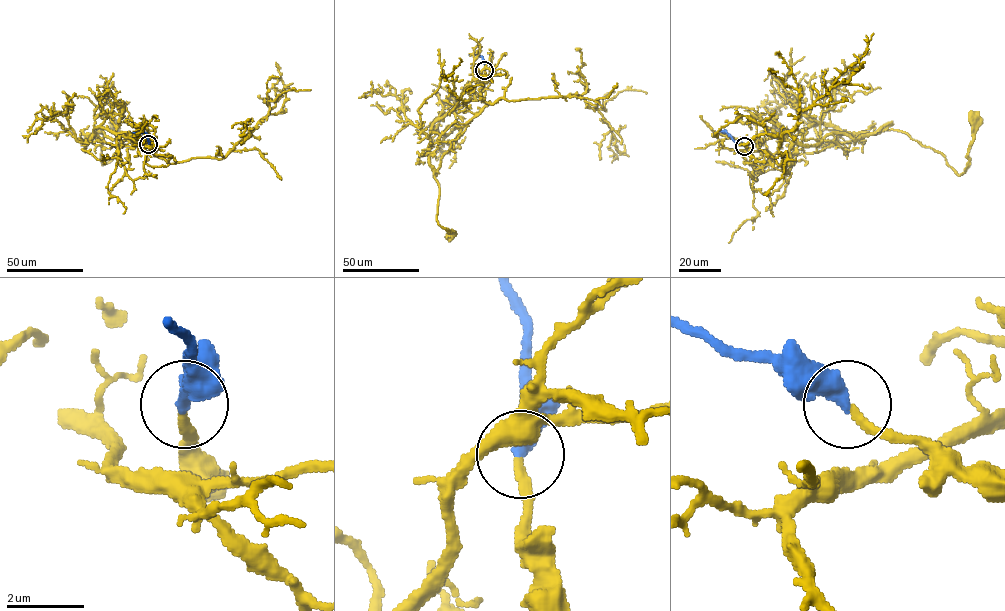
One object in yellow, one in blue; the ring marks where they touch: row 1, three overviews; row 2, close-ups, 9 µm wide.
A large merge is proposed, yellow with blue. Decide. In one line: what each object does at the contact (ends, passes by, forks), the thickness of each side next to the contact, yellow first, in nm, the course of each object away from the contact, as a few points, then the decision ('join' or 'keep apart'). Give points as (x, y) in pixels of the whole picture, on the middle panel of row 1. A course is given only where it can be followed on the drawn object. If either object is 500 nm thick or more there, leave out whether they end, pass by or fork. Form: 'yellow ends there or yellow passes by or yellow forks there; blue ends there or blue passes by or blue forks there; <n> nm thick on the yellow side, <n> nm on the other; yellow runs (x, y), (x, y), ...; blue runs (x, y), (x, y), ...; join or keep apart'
yellow ends there; blue ends there; 240 nm thick on the yellow side, 440 nm on the other; yellow runs (484, 70), (479, 90), (489, 103), (461, 129), (434, 172), (439, 191), (437, 220), (455, 233), (450, 235); blue runs (484, 70), (481, 56), (469, 55); join

